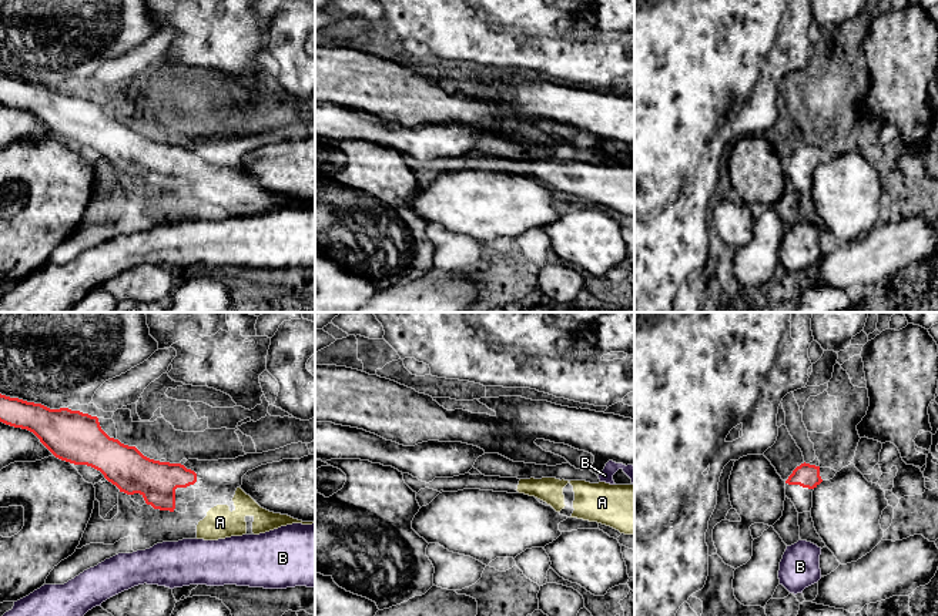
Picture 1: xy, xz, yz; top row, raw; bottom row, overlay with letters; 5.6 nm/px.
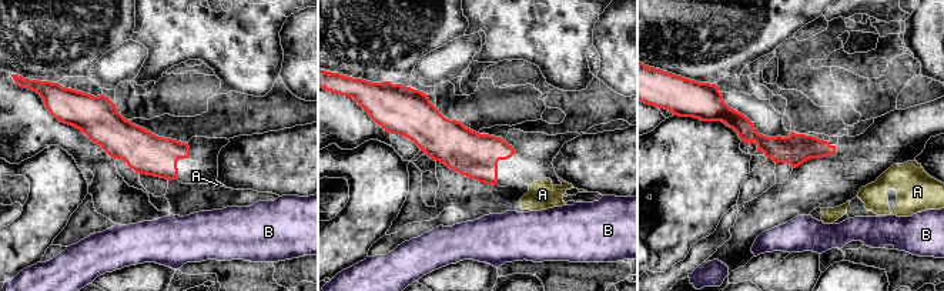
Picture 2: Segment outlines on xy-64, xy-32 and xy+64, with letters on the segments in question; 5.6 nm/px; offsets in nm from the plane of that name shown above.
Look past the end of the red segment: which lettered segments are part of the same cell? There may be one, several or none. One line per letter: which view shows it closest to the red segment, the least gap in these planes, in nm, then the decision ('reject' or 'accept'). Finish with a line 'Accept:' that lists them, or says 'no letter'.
A: view xy; gap 160 nm; accept
B: view xy; gap 170 nm; reject
Accept: A

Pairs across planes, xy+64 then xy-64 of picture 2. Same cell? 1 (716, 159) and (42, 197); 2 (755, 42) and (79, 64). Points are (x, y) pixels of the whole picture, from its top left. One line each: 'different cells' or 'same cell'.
1: same cell
2: same cell

